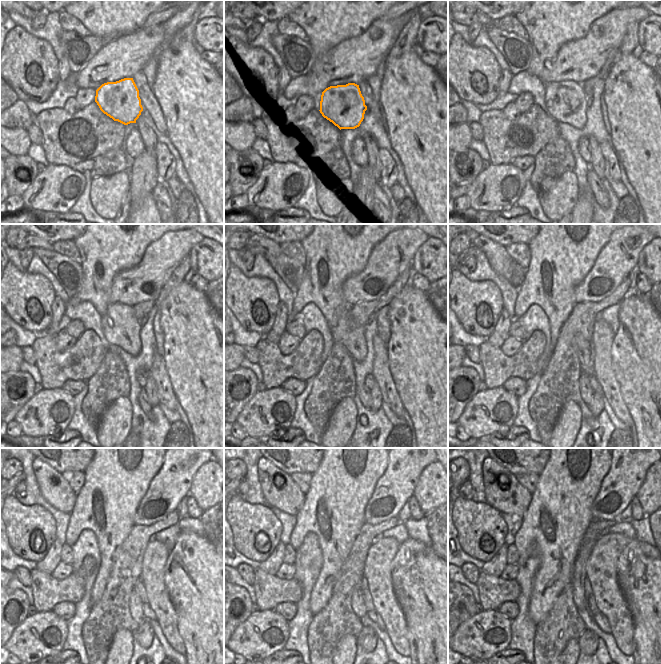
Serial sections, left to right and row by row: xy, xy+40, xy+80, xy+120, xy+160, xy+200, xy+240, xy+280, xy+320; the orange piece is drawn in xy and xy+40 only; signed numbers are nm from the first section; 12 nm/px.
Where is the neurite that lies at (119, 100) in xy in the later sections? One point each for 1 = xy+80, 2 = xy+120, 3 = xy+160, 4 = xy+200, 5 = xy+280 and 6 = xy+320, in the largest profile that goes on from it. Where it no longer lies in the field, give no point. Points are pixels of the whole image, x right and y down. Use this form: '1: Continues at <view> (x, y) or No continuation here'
1: Continues at xy+80 (566, 102)
2: Continues at xy+120 (121, 328)
3: Continues at xy+160 (347, 332)
4: Continues at xy+200 (586, 364)
5: Continues at xy+280 (369, 605)
6: Continues at xy+320 (593, 609).

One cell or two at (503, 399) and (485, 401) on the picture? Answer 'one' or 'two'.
one

